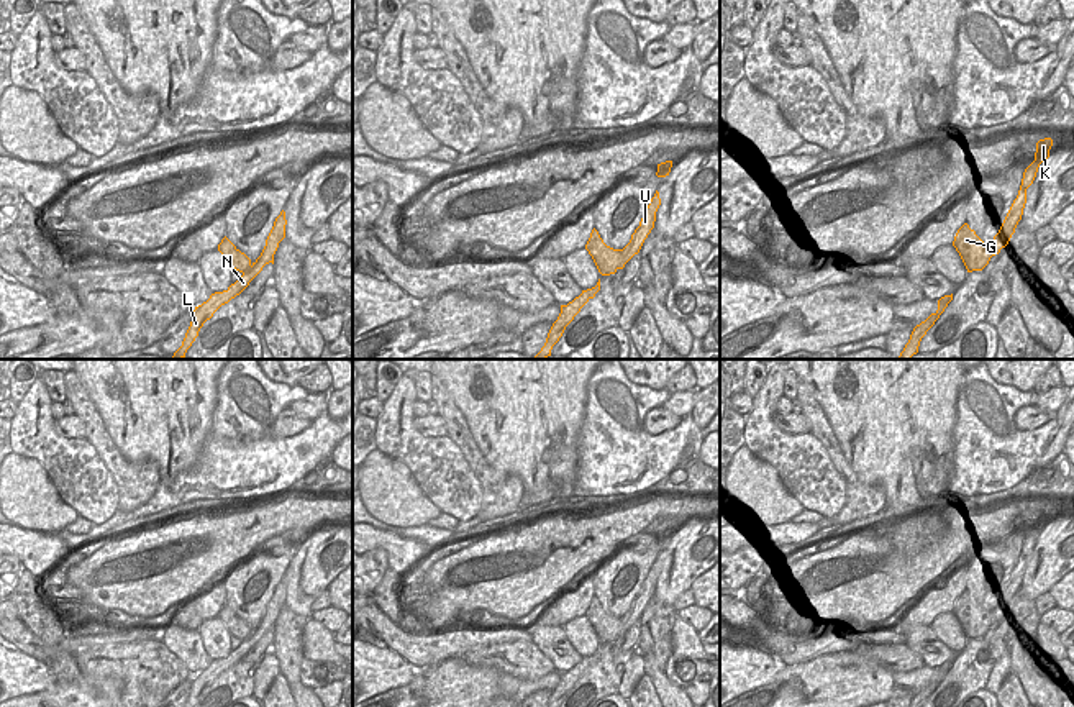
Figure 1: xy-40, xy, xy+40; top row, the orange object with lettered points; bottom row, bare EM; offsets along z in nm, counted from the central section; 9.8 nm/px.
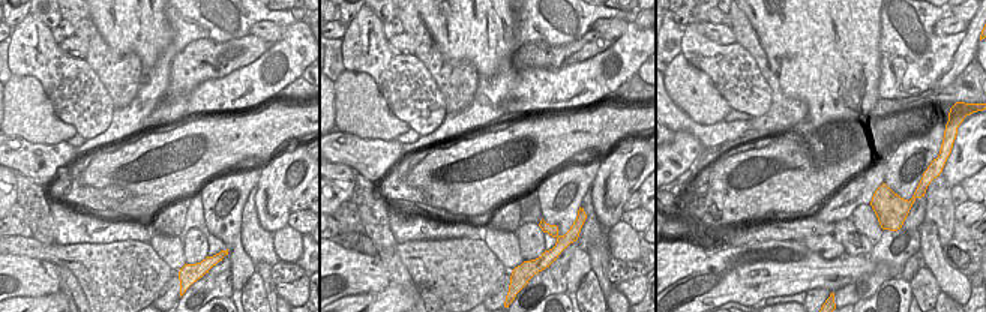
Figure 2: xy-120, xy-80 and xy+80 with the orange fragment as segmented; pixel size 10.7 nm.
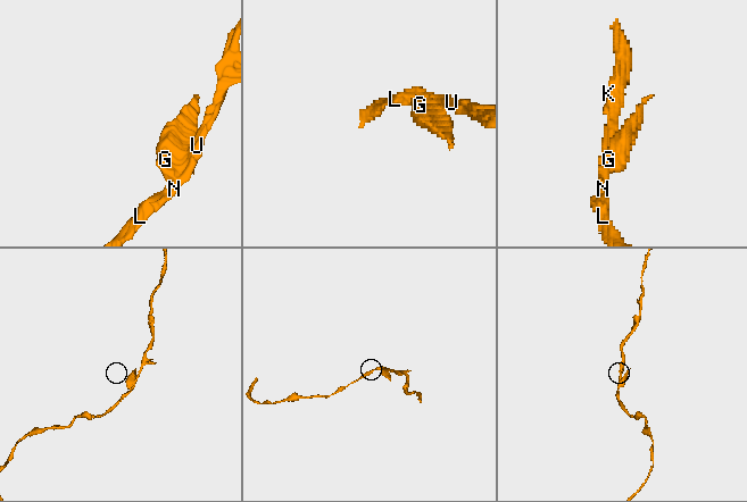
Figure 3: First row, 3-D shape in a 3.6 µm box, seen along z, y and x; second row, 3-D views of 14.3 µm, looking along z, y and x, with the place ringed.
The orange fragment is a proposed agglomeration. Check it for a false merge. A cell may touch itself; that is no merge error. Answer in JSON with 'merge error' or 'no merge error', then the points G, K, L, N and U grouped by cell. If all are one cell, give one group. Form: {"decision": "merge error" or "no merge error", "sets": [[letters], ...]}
{"decision": "merge error", "sets": [["G"], ["K", "L", "N", "U"]]}

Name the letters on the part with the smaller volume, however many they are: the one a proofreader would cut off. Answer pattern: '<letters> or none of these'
G.

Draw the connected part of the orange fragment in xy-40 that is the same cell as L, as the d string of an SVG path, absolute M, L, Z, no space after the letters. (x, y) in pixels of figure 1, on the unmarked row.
M282 577L274 589L261 623L253 630L253 633L226 658L212 661L207 669L192 677L192 689L184 707L195 707L203 691L210 687L221 673L239 663L266 632L274 632L274 622L279 615L279 610L285 605L285 592L285 579Z

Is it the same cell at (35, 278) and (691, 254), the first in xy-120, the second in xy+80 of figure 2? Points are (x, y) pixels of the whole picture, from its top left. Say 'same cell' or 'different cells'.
same cell

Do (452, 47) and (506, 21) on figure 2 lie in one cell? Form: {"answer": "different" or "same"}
{"answer": "same"}

